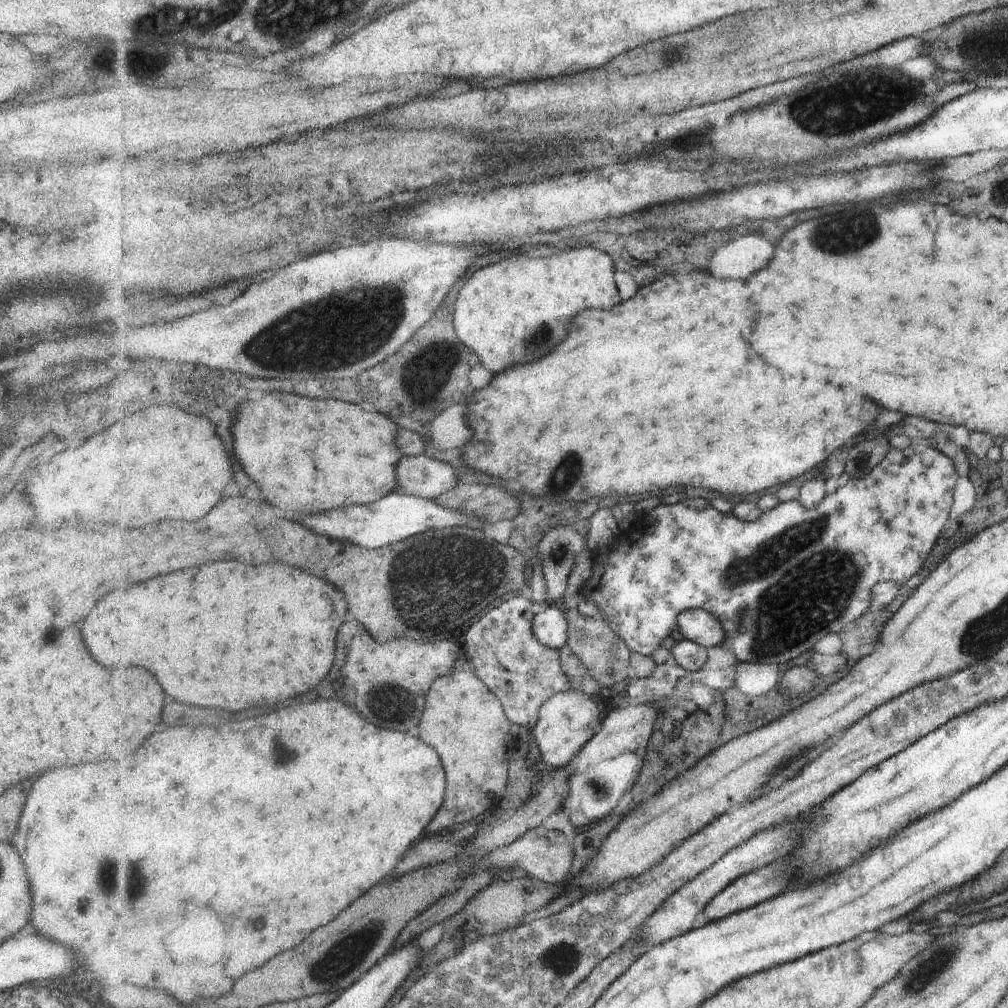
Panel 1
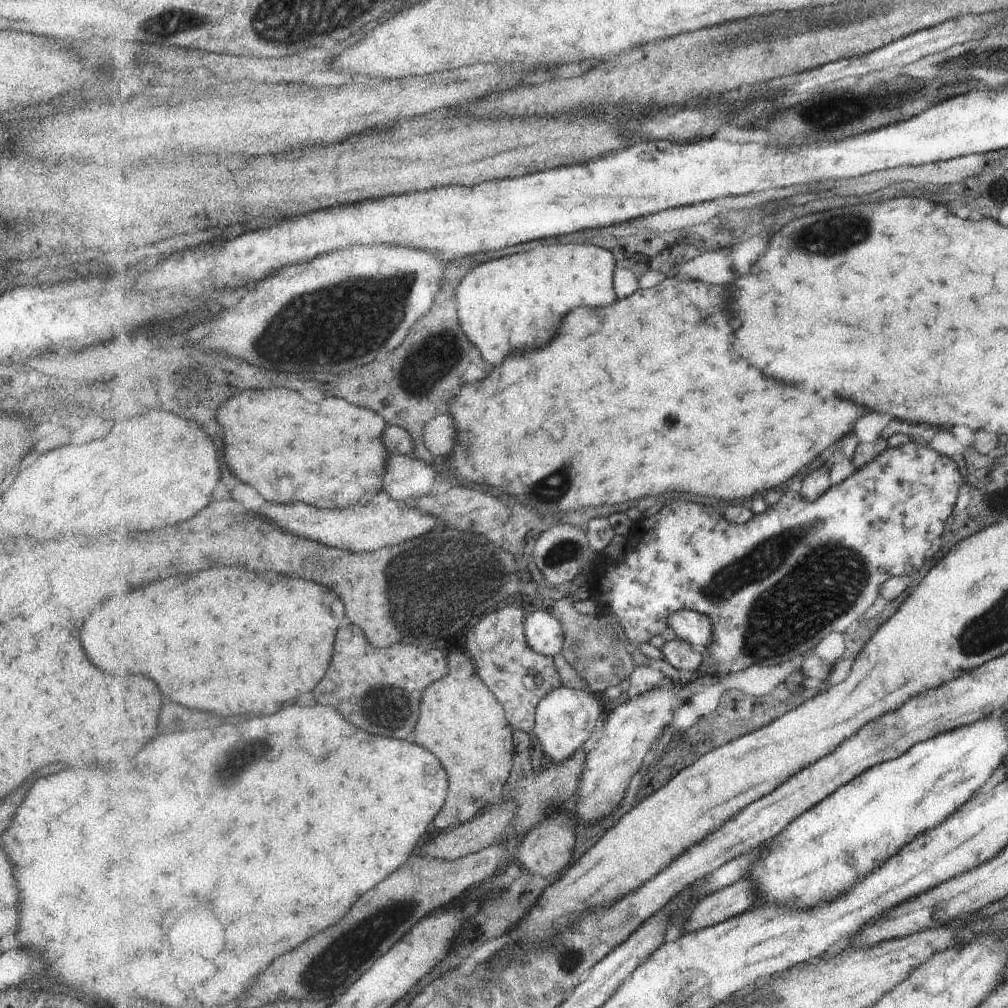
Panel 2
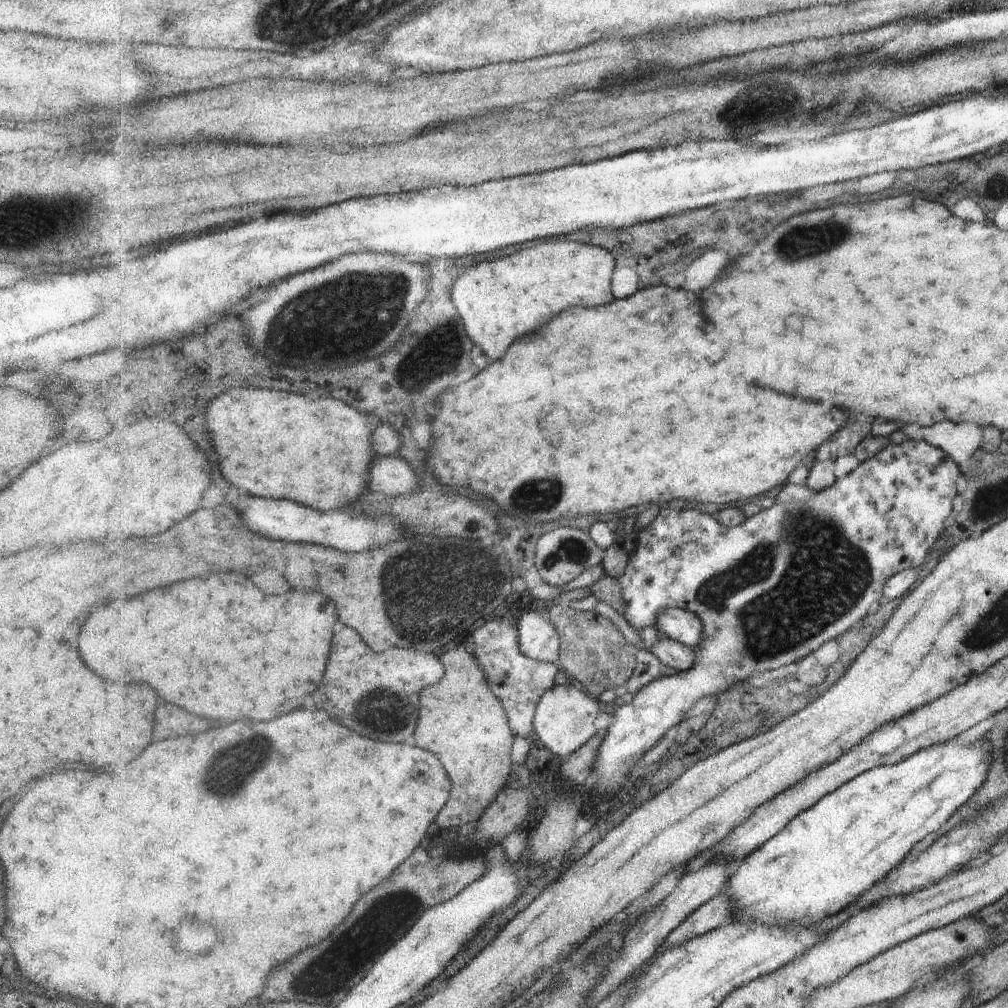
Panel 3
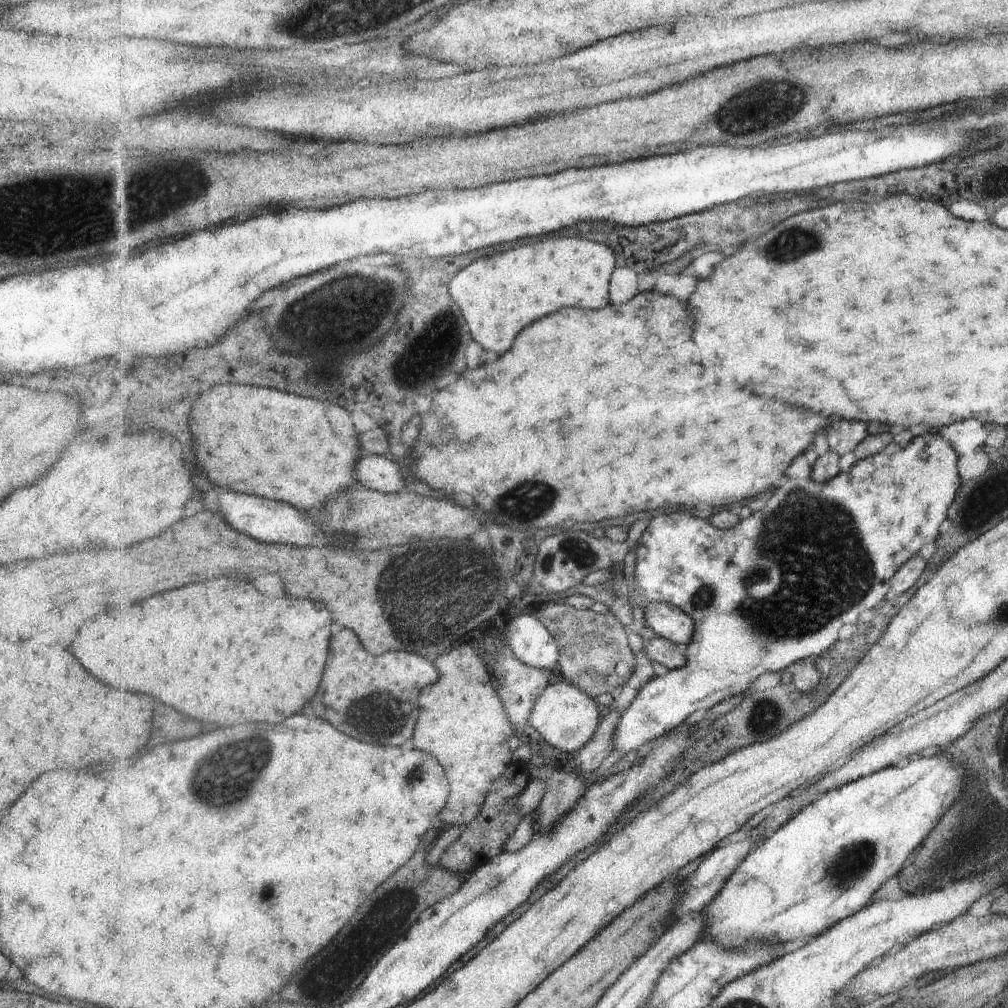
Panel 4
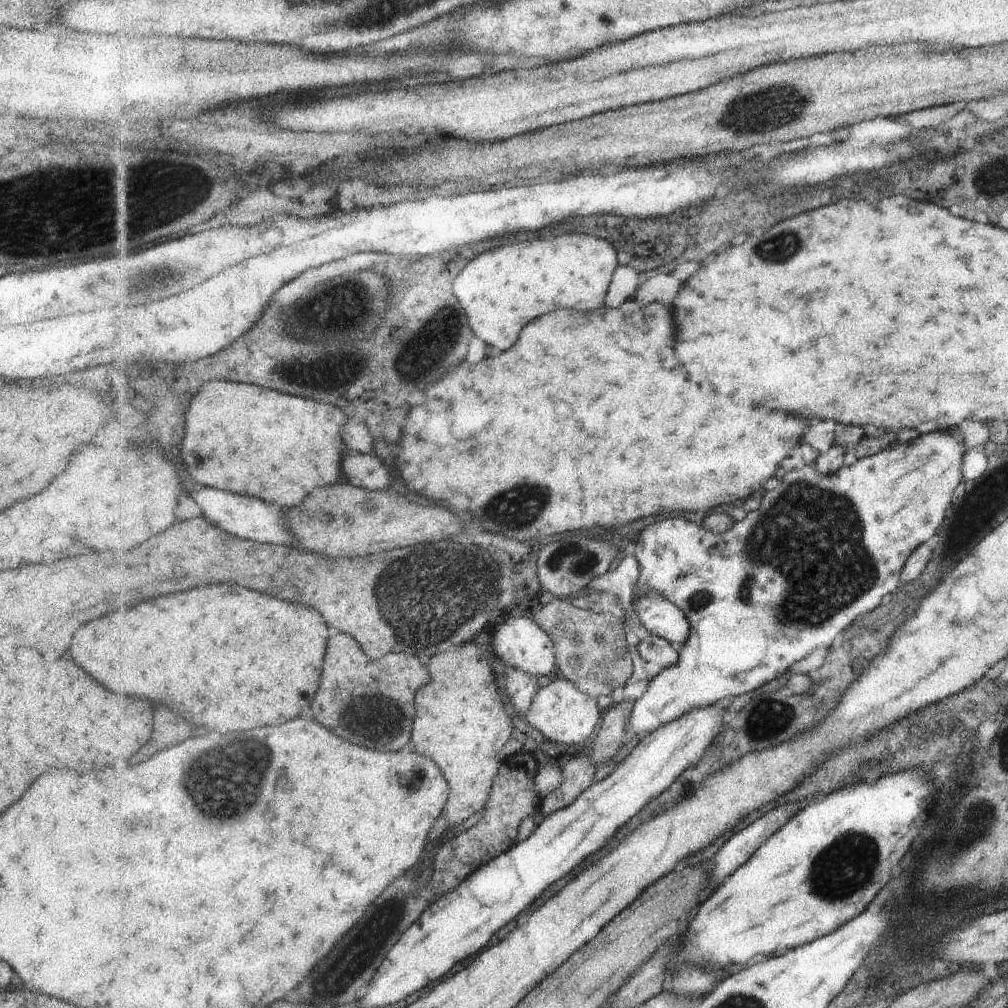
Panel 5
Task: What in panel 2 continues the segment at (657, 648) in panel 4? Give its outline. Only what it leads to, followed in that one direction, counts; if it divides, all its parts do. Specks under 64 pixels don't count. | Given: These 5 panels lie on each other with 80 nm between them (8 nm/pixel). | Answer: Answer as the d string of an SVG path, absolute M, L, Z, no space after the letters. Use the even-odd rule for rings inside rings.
M676 637L672 641L667 641L660 648L665 661L671 663L679 670L687 670L687 672L699 672L705 660L705 654L701 653L700 648L696 648L691 643Z

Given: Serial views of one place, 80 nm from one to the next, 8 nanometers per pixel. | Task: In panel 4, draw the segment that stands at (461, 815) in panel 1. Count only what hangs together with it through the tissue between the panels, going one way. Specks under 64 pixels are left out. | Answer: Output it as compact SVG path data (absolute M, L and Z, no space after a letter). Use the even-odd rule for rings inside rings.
M459 646L435 660L441 676L439 682L427 686L419 696L421 716L415 728L415 746L439 758L450 779L451 802L439 814L451 826L471 824L484 806L475 806L471 798L485 798L491 784L498 781L511 765L507 740L517 735L506 706L501 702L493 677L483 658L473 646Z

